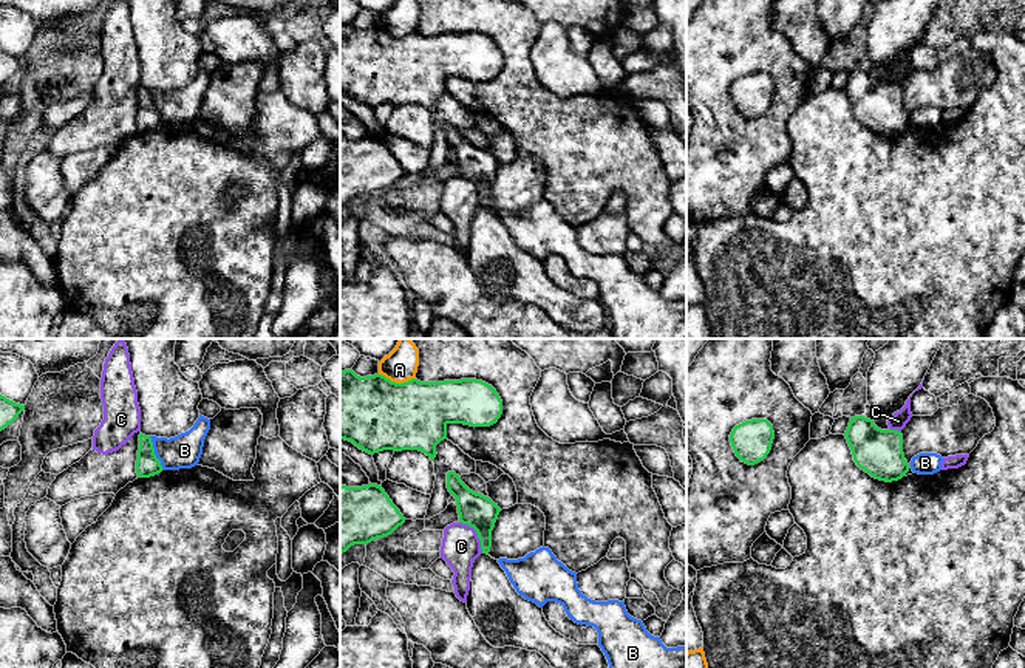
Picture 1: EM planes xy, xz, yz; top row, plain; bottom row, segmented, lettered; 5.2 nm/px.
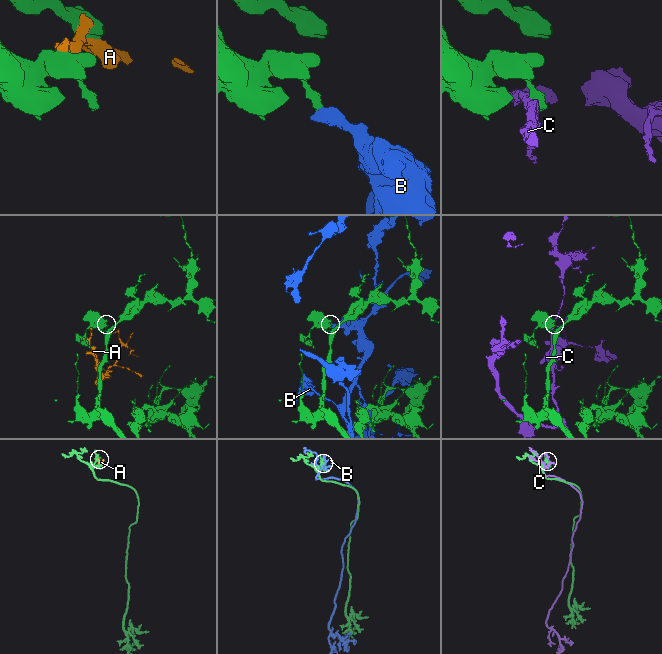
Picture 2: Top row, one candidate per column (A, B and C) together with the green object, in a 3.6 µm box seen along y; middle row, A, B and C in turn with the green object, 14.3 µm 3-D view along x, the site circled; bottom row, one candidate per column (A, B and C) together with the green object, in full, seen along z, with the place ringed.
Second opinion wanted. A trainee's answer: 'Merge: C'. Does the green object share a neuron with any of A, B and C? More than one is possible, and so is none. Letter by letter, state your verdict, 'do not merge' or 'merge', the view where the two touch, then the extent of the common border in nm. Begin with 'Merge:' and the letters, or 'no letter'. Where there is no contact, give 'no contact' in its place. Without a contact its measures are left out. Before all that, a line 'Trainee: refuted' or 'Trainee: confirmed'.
Trainee: refuted
Merge: no letter
A: do not merge; meets green in xz; contact 190 nm long
B: do not merge; meets green in xy; contact 190 nm long
C: do not merge; meets green in xz; contact 200 nm long

